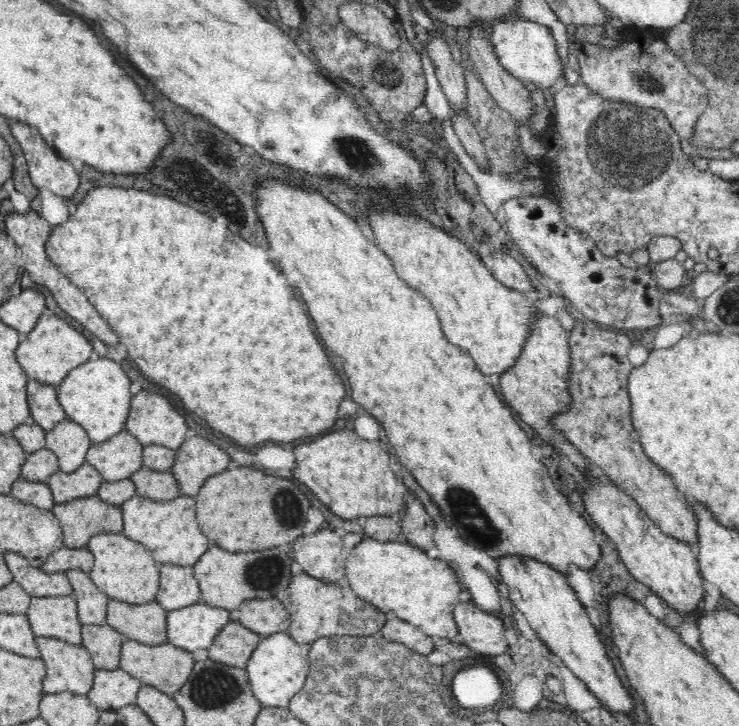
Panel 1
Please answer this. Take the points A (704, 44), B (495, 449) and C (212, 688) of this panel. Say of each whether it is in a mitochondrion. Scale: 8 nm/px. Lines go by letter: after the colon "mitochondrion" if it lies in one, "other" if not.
A: mitochondrion
B: other
C: mitochondrion

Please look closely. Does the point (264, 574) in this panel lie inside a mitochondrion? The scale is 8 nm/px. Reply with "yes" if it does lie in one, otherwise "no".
yes

